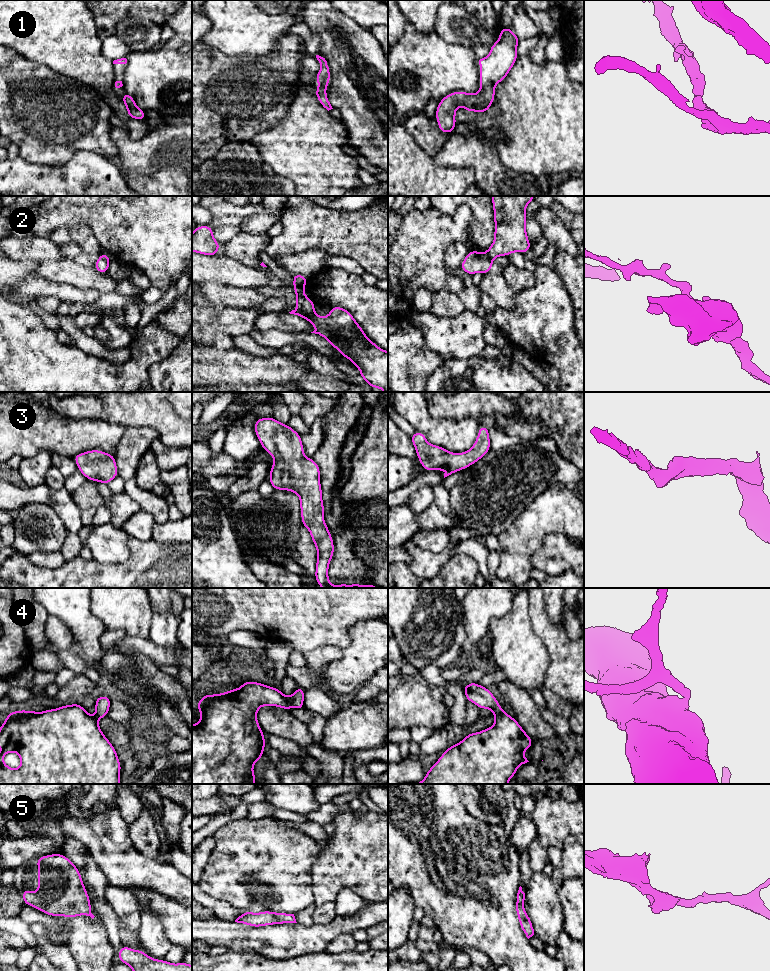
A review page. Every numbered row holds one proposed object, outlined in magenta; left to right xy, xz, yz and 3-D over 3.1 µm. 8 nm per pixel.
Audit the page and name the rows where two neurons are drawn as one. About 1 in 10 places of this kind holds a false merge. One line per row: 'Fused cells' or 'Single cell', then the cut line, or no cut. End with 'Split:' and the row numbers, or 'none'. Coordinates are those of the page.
1: Single cell. No split
2: Fused cells. Split along yz (484, 253), (491, 260)
3: Single cell. No split
4: Single cell. No split
5: Single cell. No split
Split: 2

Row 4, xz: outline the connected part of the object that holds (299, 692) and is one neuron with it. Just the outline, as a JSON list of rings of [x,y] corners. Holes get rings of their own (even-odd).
[[[248,681],[240,684],[239,689],[231,689],[224,693],[219,694],[206,694],[204,695],[199,702],[196,704],[201,719],[196,724],[192,725],[192,784],[255,784],[255,780],[258,779],[253,773],[254,763],[257,760],[261,760],[263,757],[263,751],[266,746],[265,743],[265,734],[262,732],[261,727],[257,721],[257,712],[261,706],[276,706],[289,711],[290,708],[297,708],[303,711],[304,706],[304,693],[305,689],[298,687],[291,696],[285,696],[281,690],[270,687],[263,683],[258,683],[255,681]]]

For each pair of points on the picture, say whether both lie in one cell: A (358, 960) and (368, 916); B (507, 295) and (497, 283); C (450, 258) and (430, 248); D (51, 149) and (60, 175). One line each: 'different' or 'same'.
A: different
B: same
C: different
D: different

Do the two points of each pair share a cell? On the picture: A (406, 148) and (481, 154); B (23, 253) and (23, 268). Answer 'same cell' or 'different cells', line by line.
A: different cells
B: different cells

